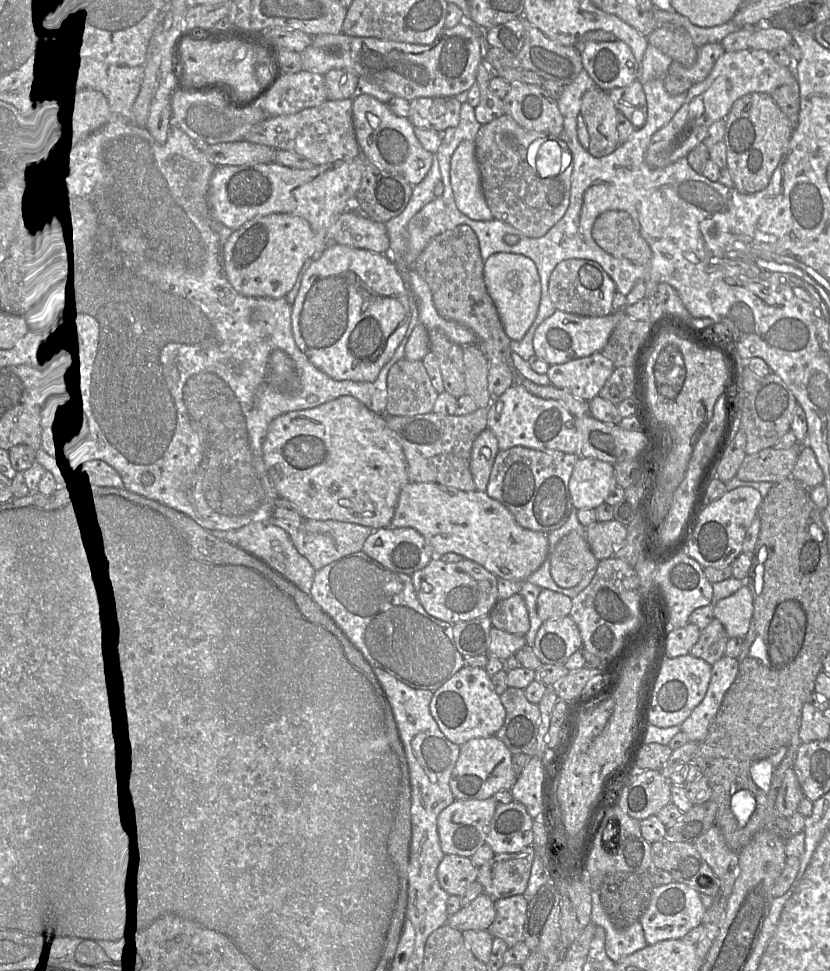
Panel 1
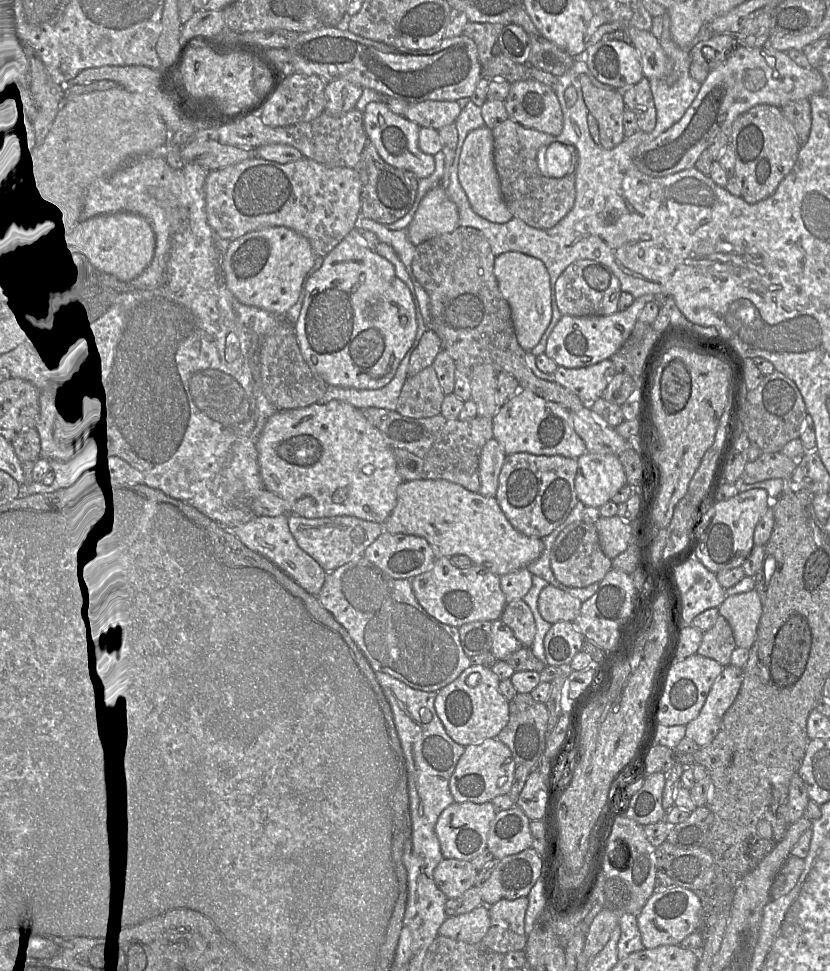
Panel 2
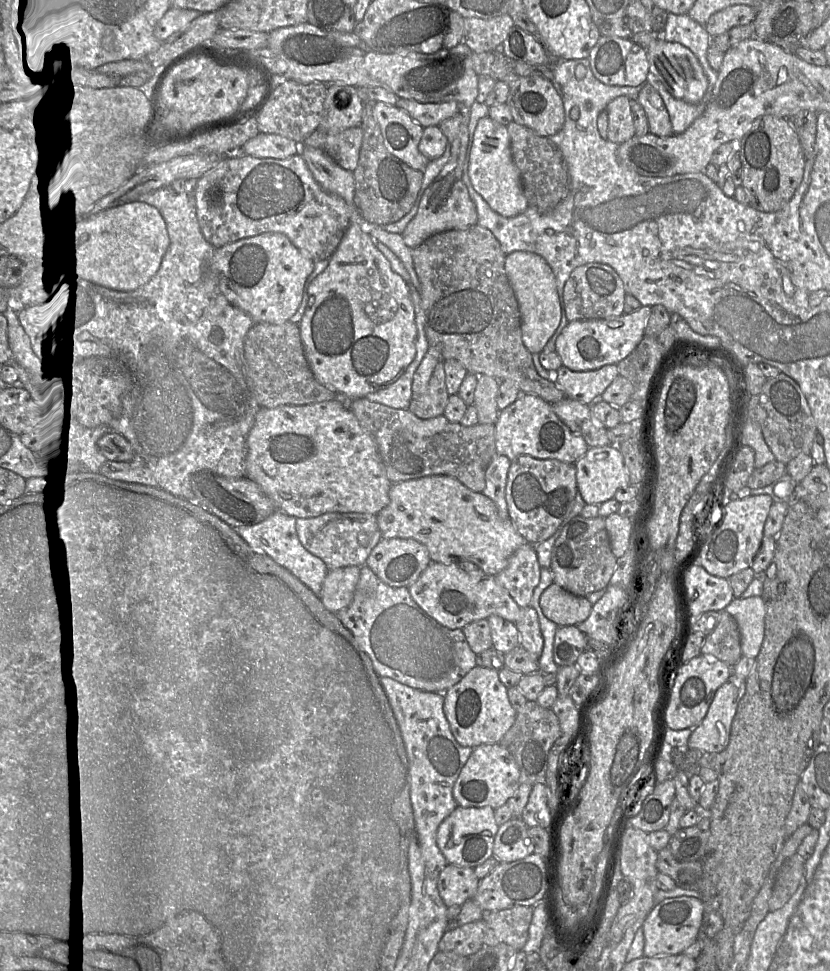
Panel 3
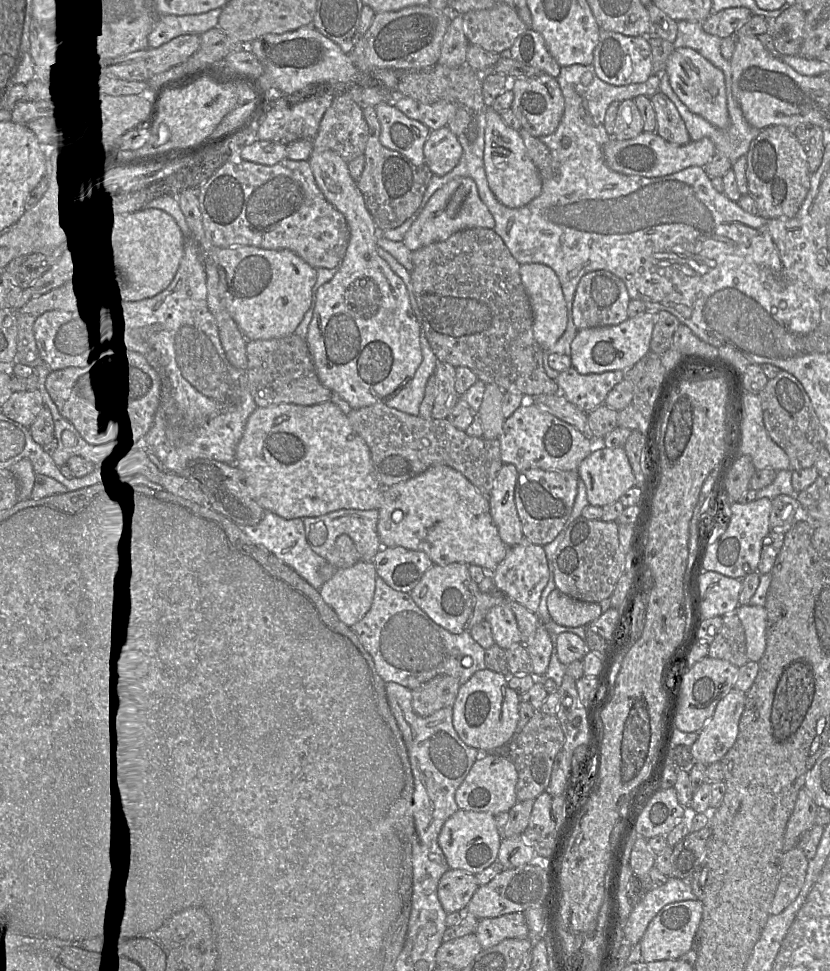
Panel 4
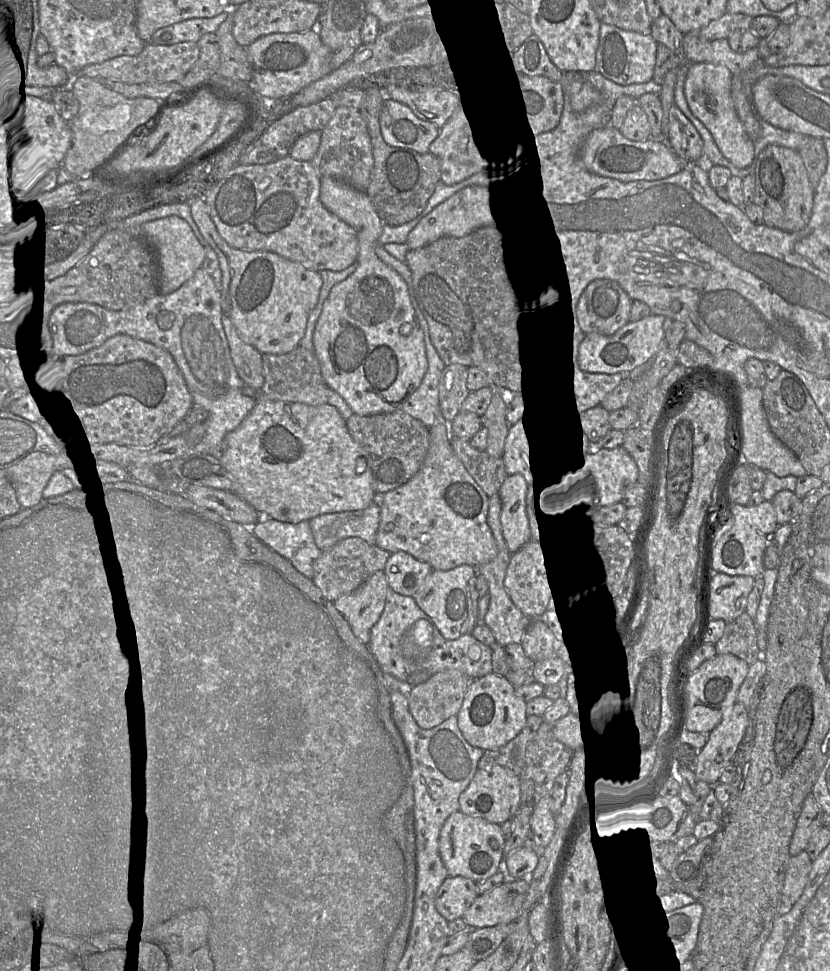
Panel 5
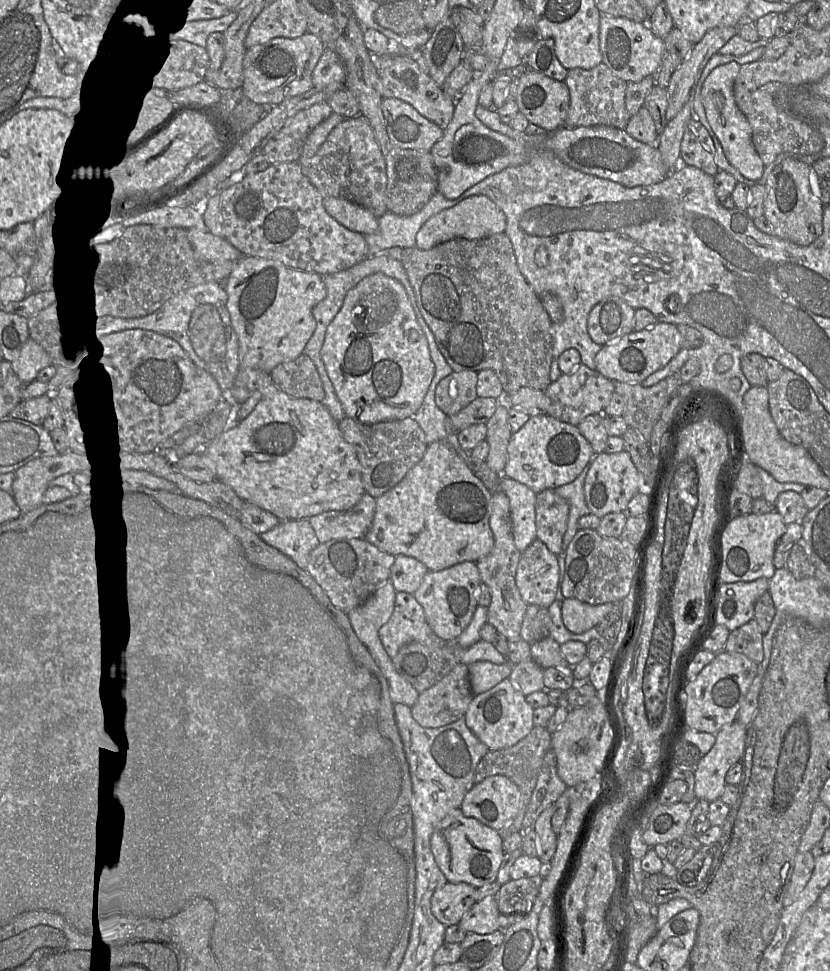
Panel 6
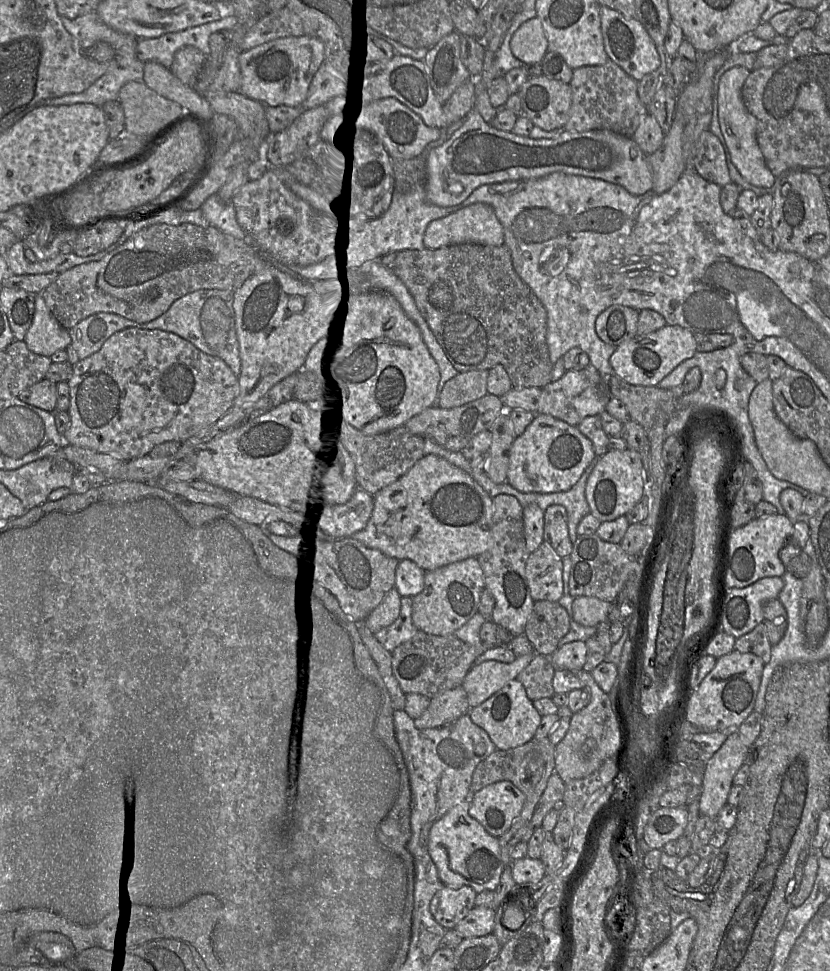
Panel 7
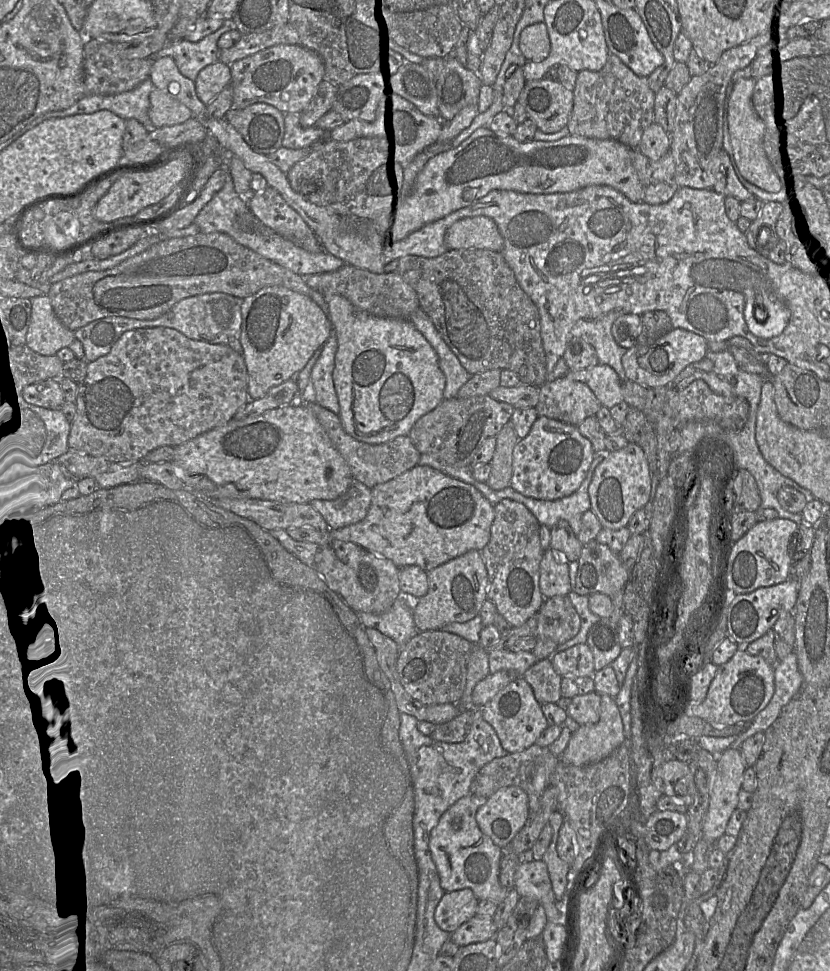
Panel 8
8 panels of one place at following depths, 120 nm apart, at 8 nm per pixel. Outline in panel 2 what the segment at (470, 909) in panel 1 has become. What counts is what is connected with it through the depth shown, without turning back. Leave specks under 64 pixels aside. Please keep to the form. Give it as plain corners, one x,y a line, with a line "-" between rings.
482,904
468,913
447,917
438,934
479,945
486,936
490,923
489,906

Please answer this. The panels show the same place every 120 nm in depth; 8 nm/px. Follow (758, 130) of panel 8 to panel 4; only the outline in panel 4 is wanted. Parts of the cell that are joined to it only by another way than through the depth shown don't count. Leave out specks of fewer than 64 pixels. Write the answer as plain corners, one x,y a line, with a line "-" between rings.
689,47
675,48
669,56
664,73
679,99
695,114
700,115
719,129
725,129
730,123
727,108
725,76
699,52

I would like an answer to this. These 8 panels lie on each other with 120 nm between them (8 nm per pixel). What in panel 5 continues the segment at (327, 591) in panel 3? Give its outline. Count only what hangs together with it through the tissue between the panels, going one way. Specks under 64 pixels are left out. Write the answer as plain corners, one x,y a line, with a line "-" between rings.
376,571
358,589
333,601
354,635
367,646
371,628
383,612
388,587
384,571

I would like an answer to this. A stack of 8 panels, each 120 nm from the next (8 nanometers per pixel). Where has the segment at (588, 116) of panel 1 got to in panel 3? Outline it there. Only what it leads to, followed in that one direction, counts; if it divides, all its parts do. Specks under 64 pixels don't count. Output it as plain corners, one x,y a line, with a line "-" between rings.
619,96
605,108
608,114
607,140
612,143
622,144
635,136
630,101
626,96

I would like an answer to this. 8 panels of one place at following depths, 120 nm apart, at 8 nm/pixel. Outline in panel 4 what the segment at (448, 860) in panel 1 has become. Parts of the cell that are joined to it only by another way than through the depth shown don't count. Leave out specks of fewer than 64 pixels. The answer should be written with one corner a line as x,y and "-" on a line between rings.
450,868
441,876
438,882
437,896
447,914
465,912
478,887
475,874
462,869

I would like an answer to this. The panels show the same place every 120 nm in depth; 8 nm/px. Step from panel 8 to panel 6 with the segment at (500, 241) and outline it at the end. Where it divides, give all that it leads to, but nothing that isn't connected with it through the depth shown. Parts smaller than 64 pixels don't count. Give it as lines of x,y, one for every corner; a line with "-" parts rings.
473,195
430,217
416,234
416,247
428,250
454,238
477,240
503,233
505,229
506,215
504,212
489,197

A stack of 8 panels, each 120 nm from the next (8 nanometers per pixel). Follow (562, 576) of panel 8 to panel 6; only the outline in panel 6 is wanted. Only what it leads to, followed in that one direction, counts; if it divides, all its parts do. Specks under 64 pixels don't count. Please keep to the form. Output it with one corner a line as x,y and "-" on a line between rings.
536,538
523,552
515,583
527,605
548,608
554,601
559,579
557,555

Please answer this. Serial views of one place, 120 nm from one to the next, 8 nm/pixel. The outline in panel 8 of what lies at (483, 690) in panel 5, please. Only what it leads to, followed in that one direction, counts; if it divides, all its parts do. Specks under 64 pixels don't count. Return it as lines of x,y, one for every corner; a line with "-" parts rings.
514,678
488,703
478,708
481,708
483,719
493,727
502,747
508,753
520,752
535,744
541,733
549,726
532,687
523,678

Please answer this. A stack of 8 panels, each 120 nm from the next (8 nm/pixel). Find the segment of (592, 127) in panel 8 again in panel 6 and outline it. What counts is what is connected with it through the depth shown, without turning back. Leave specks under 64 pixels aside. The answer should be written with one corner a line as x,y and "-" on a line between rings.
600,63
590,70
568,70
564,82
569,89
570,107
565,125
562,127
609,126
619,129
626,128
632,117
625,107
627,82
616,77
605,64

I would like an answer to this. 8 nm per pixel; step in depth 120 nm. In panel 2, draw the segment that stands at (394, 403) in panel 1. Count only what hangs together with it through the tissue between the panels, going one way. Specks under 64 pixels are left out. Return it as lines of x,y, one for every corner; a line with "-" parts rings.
429,366
414,376
408,376
395,410
410,418
432,417
440,414
444,397
436,371

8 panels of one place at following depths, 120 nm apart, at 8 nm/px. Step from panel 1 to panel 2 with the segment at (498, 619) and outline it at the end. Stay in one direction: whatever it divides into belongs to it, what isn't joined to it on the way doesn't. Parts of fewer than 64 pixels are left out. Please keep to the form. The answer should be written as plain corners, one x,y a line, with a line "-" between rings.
523,600
507,603
500,620
512,630
523,647
531,647
536,625
529,606

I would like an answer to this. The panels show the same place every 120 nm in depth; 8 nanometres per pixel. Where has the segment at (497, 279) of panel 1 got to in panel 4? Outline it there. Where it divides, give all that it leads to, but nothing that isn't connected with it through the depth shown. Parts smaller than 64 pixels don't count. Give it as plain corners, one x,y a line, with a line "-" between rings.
539,263
522,264
519,273
533,311
534,338
544,350
548,350
559,340
567,327
566,302
558,276
553,269

